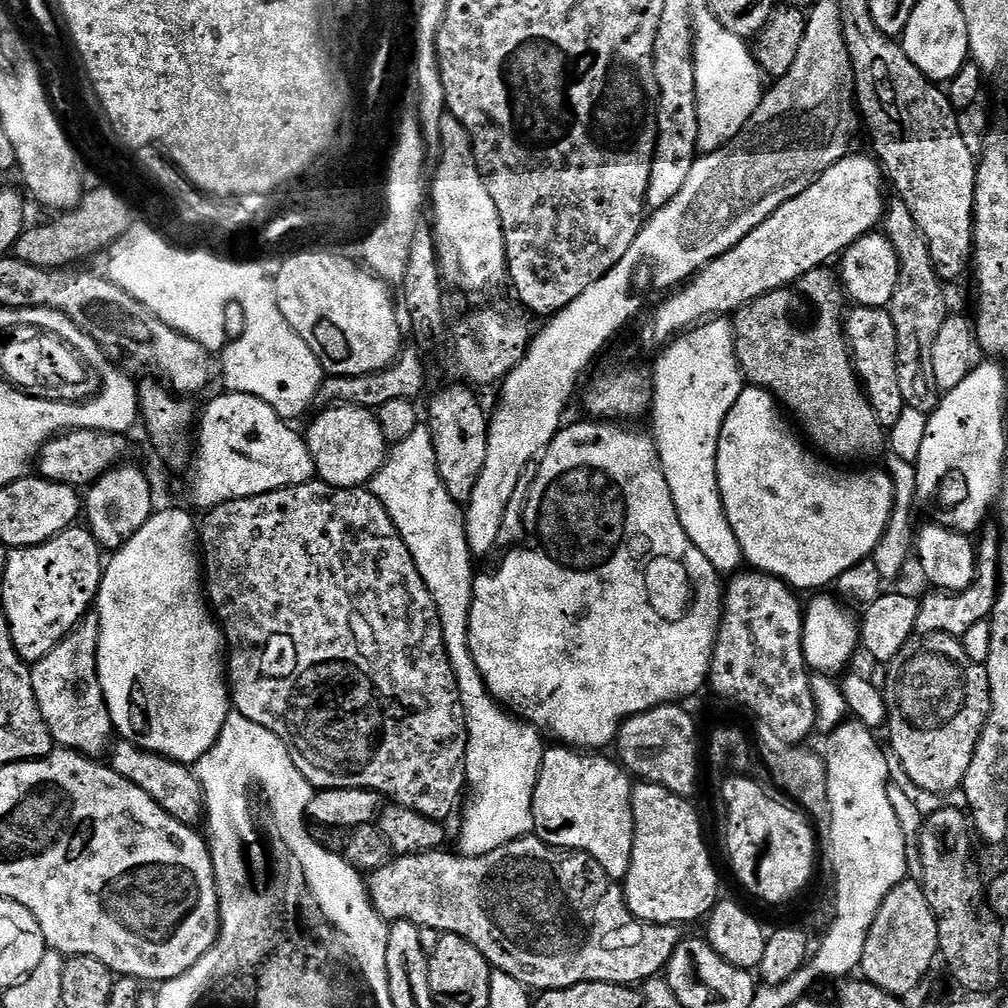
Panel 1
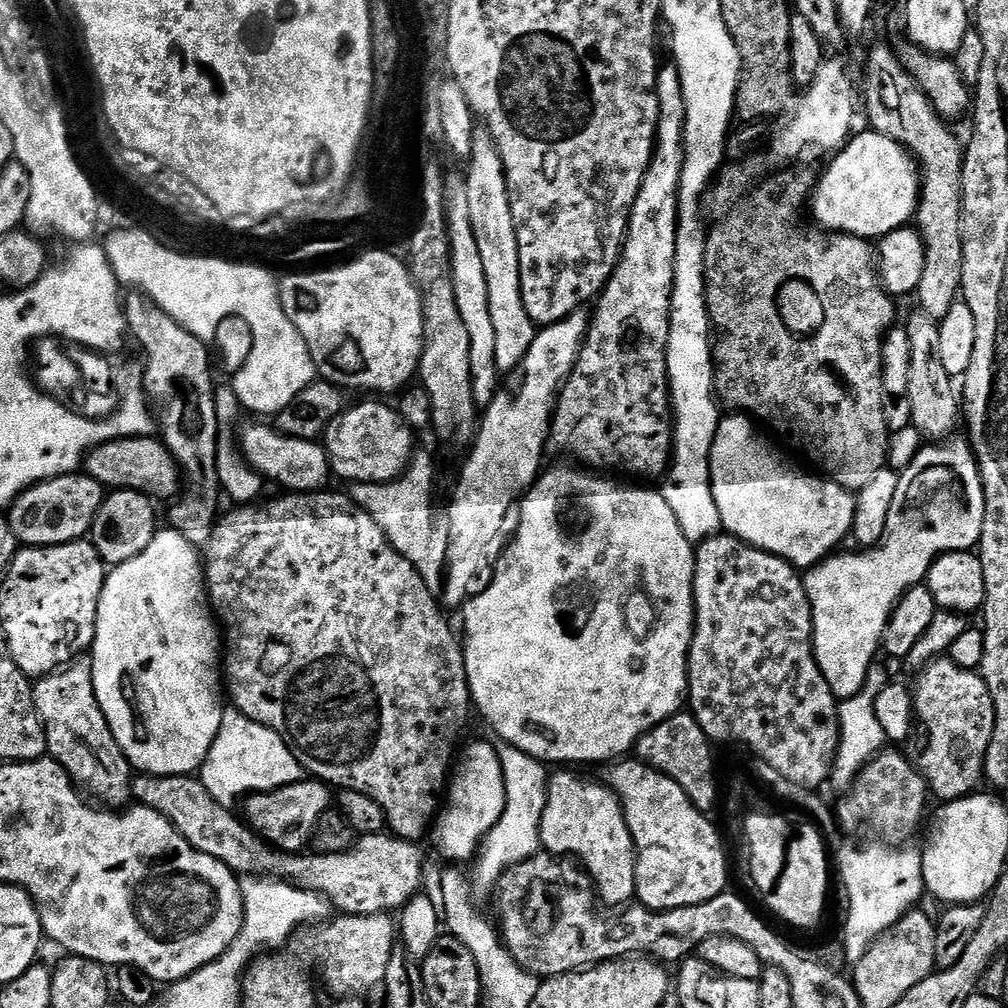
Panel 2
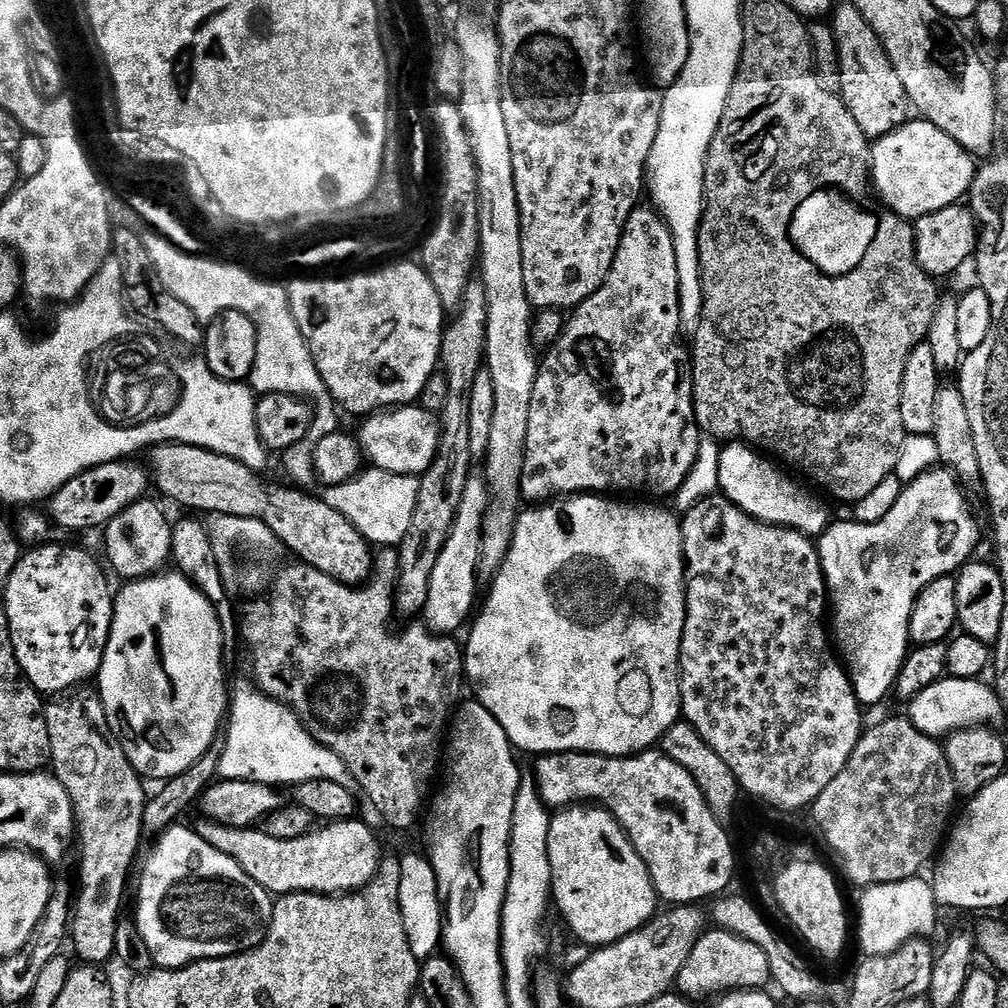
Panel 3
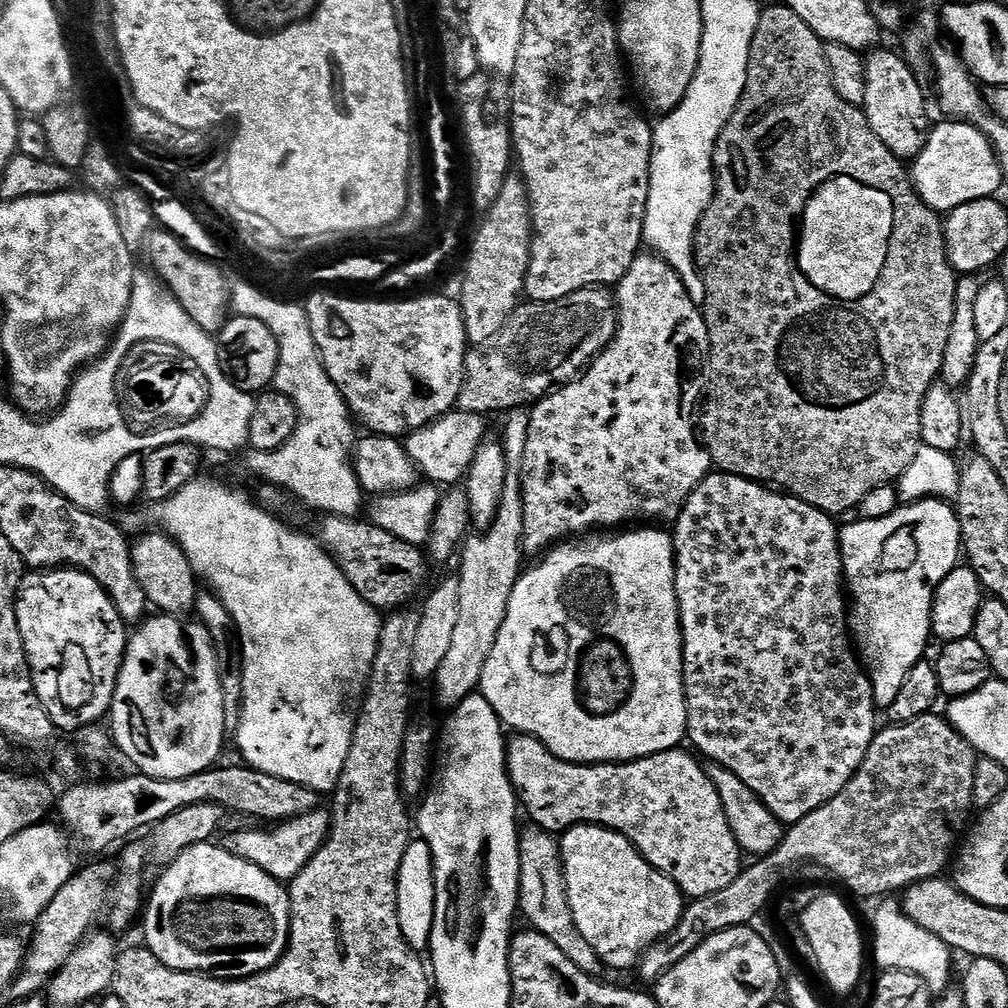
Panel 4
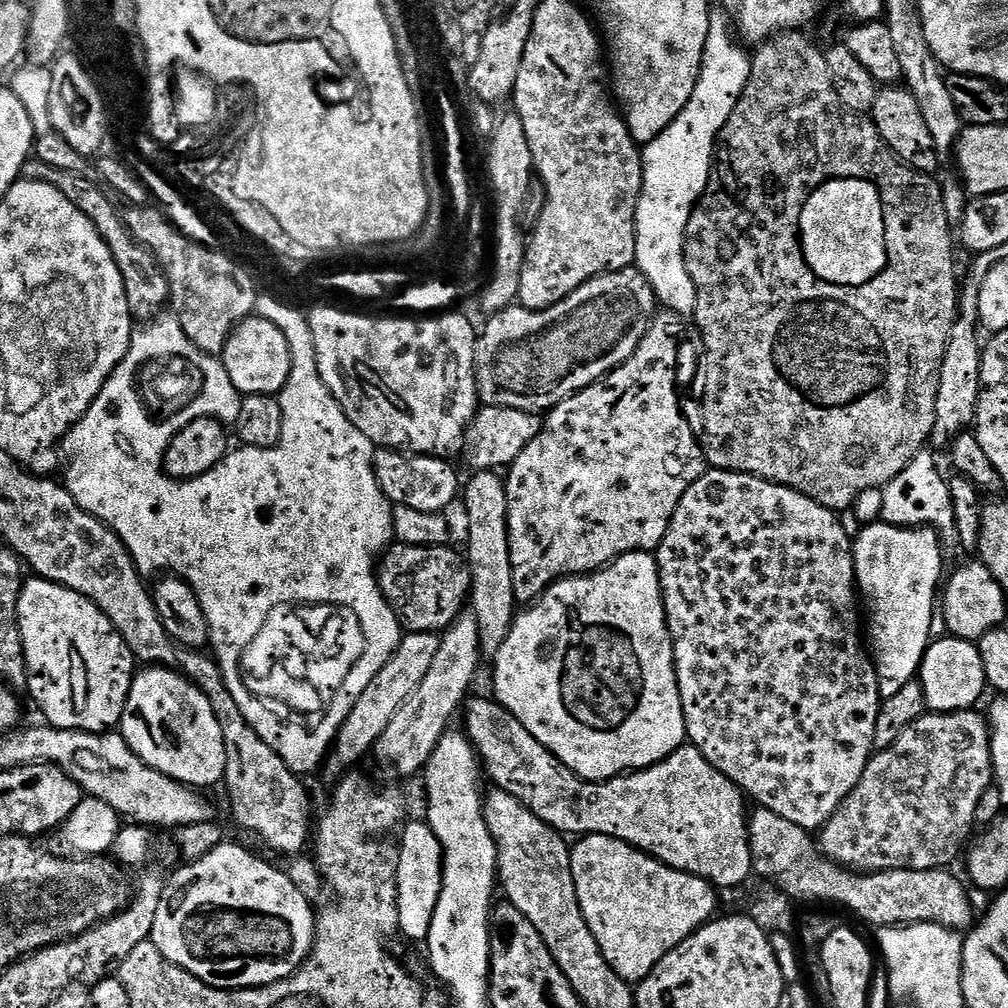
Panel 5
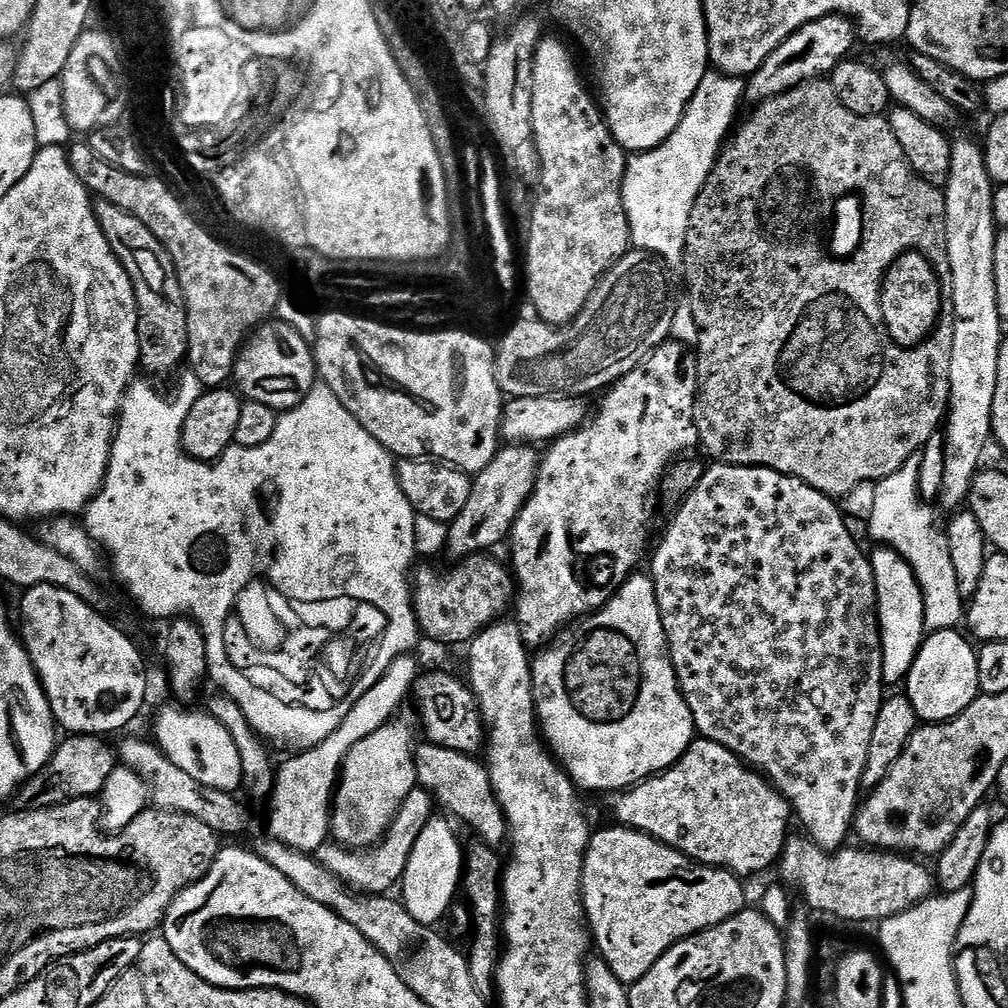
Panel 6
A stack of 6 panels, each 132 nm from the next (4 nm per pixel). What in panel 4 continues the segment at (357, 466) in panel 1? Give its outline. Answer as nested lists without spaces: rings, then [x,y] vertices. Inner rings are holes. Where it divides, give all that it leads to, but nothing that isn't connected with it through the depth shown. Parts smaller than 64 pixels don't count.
[[[453,410],[429,424],[415,428],[406,437],[409,459],[416,464],[416,471],[425,481],[437,486],[456,486],[468,475],[468,467],[476,457],[476,451],[486,439],[484,416]]]

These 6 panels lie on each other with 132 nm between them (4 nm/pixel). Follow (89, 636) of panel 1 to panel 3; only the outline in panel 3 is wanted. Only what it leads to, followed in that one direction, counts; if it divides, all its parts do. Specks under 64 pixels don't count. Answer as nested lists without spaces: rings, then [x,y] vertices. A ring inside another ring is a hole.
[[[77,691],[77,696],[56,698],[44,709],[44,721],[50,738],[50,768],[62,782],[72,803],[72,814],[76,817],[78,852],[80,848],[80,897],[74,900],[74,915],[70,920],[70,944],[76,947],[83,963],[88,966],[104,966],[115,957],[115,934],[121,919],[120,906],[124,890],[128,886],[128,875],[132,872],[132,862],[144,831],[144,784],[139,772],[126,758],[126,754],[108,731],[108,719],[99,695]]]

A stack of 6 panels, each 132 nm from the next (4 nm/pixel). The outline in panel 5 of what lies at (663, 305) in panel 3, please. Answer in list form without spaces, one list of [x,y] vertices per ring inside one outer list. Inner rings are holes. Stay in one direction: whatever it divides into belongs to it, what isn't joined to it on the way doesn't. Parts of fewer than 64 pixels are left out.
[[[667,310],[657,311],[656,316],[652,319],[652,325],[646,330],[646,334],[642,338],[642,342],[638,346],[638,350],[634,350],[634,354],[626,361],[622,366],[618,366],[614,371],[609,372],[604,379],[600,380],[596,384],[592,384],[586,390],[582,390],[578,394],[574,394],[570,398],[566,398],[560,404],[557,404],[555,408],[551,409],[543,417],[540,433],[534,442],[530,442],[530,446],[526,446],[526,450],[522,450],[522,454],[518,454],[518,458],[506,472],[506,498],[508,499],[508,541],[510,542],[510,566],[512,567],[512,573],[514,574],[514,598],[517,605],[527,606],[529,604],[535,604],[539,600],[540,595],[550,587],[551,584],[556,583],[558,580],[565,578],[584,578],[589,574],[595,574],[604,568],[606,565],[611,564],[612,561],[618,559],[619,556],[625,556],[631,552],[651,552],[655,553],[659,548],[662,538],[666,538],[666,530],[670,526],[670,522],[674,518],[674,510],[678,510],[678,502],[682,502],[682,494],[686,494],[686,490],[690,490],[690,486],[693,482],[703,476],[706,471],[706,461],[704,458],[704,449],[701,441],[692,433],[692,424],[684,417],[684,408],[680,405],[680,384],[684,384],[692,376],[692,371],[696,368],[696,352],[698,356],[698,349],[701,347],[702,341],[700,339],[700,331],[696,329],[695,323],[689,322],[685,317],[679,316],[676,312],[669,312]]]

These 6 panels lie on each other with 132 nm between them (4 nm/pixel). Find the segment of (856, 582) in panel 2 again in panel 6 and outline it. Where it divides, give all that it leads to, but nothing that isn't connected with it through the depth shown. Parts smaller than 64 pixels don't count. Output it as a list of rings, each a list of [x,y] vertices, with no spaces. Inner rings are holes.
[[[877,547],[876,553],[871,553],[872,573],[874,574],[874,586],[876,587],[876,616],[880,620],[880,645],[882,646],[882,674],[885,685],[903,685],[915,658],[919,654],[920,645],[926,639],[926,631],[923,624],[923,590],[916,580],[915,572],[892,548]]]

